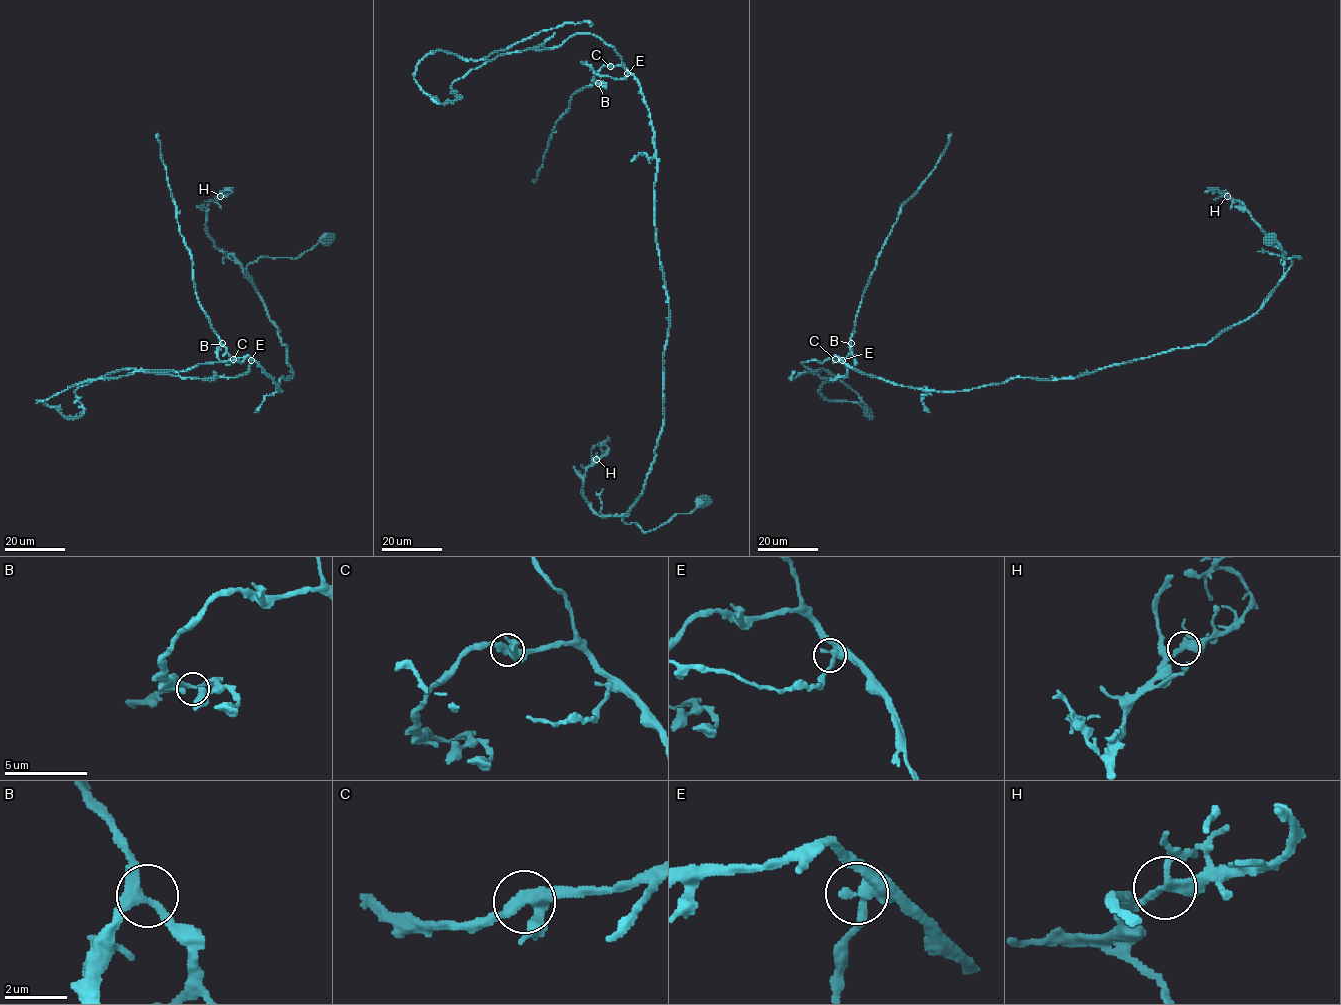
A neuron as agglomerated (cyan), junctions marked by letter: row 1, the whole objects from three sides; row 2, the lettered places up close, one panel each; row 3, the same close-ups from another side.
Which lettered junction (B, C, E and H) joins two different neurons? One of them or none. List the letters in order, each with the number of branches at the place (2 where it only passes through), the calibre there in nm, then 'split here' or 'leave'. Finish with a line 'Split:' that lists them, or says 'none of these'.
B: branches 3; calibre 260 nm; leave
C: branches 3; calibre 360 nm; leave
E: branches 3; calibre 400 nm; leave
H: branches 3; calibre 320 nm; leave
Split: none of these

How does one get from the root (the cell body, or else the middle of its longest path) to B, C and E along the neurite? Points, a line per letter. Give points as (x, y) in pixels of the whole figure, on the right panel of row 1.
B: (1268, 240), (1300, 257), (1251, 316), (1205, 344), (1077, 377), (903, 387), (834, 360), (851, 343)
C: (1268, 240), (1285, 258), (1300, 257), (1257, 312), (1205, 344), (1077, 377), (951, 391), (896, 385), (835, 359)
E: (1268, 240), (1285, 258), (1300, 257), (1257, 312), (1205, 344), (1077, 377), (951, 391), (896, 385), (842, 360)

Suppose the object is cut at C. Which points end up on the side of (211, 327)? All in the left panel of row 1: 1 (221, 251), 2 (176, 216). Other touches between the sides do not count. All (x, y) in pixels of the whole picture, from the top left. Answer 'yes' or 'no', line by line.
1: no
2: yes

